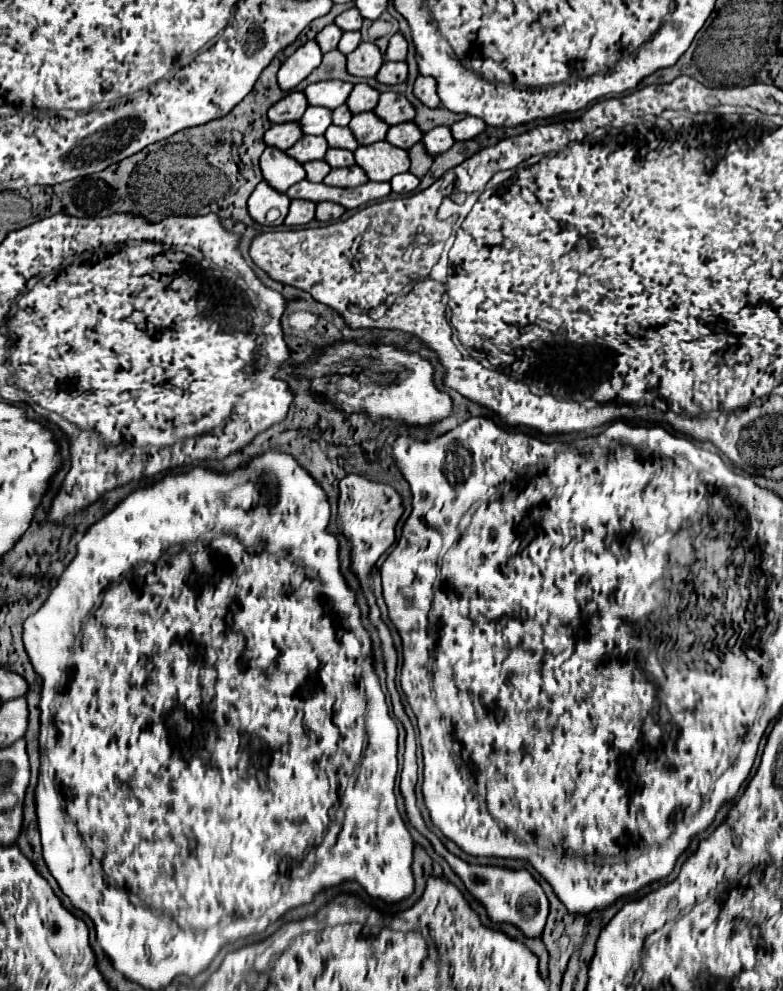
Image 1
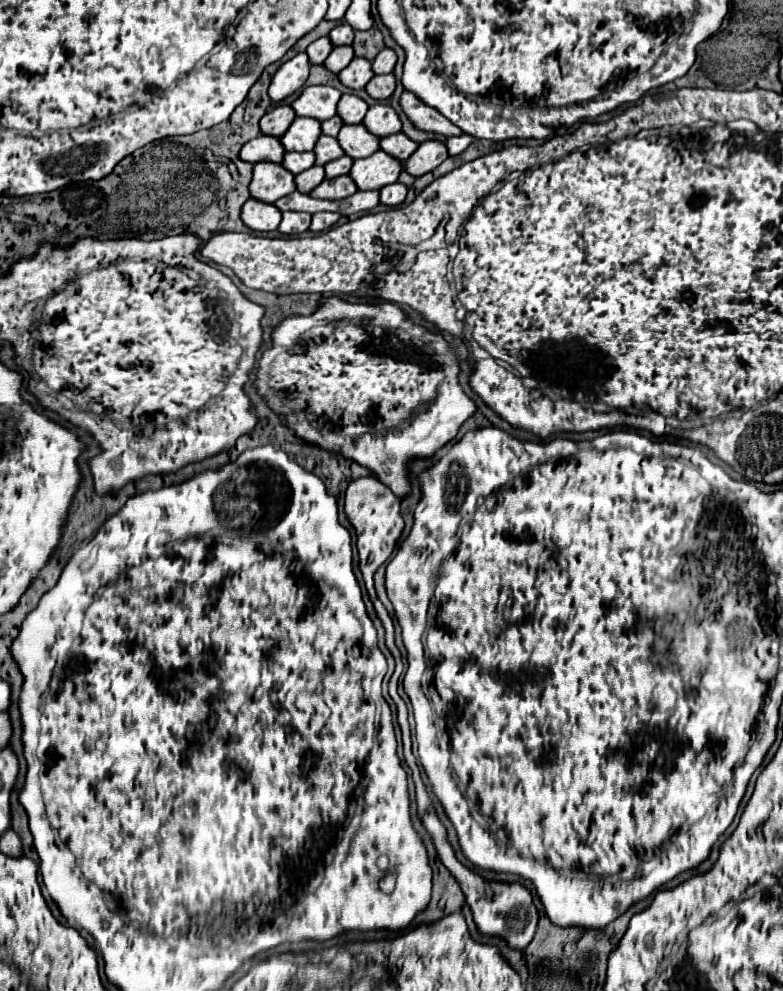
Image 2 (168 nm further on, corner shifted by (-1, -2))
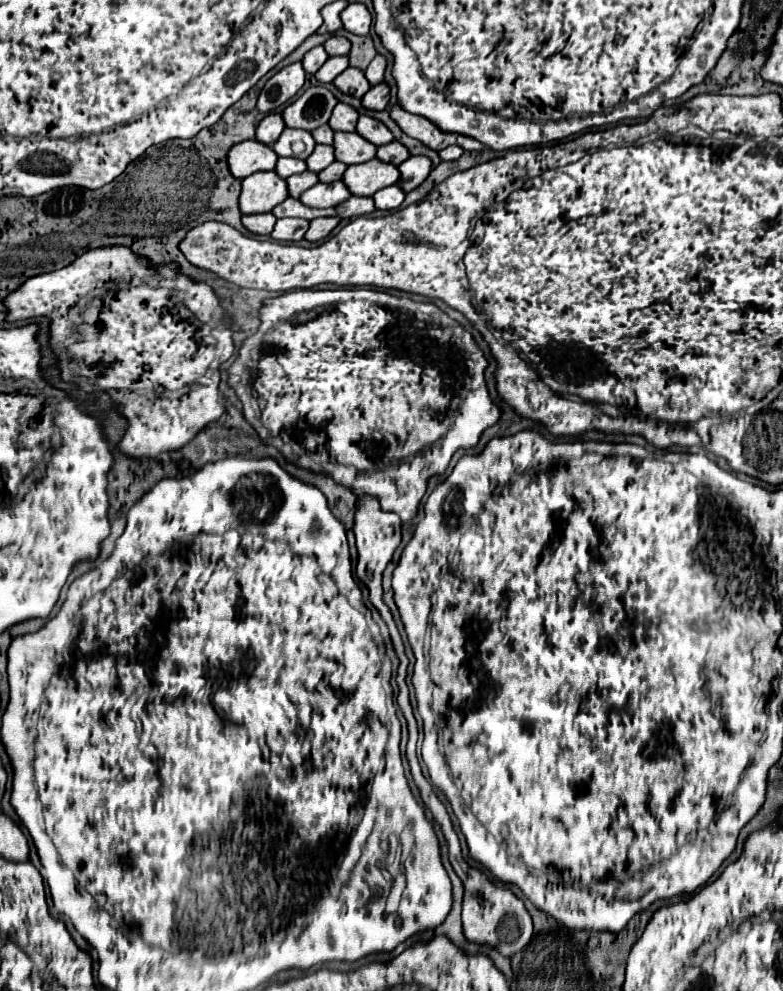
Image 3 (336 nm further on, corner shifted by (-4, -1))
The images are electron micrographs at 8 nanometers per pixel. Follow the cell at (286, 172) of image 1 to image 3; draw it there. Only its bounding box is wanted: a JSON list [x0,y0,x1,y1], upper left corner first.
[239,171,289,213]

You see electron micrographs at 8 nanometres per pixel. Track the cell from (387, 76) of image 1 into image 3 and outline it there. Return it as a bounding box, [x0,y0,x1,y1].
[363,81,391,111]

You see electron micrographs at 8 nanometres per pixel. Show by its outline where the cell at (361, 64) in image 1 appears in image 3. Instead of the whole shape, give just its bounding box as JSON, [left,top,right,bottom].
[333,67,369,97]

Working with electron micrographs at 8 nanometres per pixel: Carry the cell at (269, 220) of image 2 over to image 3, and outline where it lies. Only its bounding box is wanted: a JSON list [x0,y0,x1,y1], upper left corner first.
[243,213,277,235]

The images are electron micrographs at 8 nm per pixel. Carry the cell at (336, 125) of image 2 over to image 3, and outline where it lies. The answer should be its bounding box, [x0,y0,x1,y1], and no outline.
[313,125,333,145]

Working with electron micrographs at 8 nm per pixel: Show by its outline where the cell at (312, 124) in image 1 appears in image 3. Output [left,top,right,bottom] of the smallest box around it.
[273,127,315,159]

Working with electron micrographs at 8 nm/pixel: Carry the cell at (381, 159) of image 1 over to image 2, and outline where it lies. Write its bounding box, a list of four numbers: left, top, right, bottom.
[348,150,402,190]

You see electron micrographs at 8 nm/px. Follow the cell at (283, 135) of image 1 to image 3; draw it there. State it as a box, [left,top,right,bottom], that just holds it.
[227,139,279,179]

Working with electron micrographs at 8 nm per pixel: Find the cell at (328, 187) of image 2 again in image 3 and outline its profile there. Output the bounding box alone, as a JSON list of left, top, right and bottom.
[299,181,351,207]

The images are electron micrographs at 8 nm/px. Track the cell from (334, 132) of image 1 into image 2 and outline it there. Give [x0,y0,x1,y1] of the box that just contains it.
[314,136,344,166]

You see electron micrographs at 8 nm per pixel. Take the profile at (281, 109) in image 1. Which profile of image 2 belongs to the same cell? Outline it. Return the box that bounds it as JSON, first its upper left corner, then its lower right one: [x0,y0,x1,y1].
[260,104,296,138]

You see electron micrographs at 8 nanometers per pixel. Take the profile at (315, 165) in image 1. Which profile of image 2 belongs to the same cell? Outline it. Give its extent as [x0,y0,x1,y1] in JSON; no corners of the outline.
[294,166,324,194]

